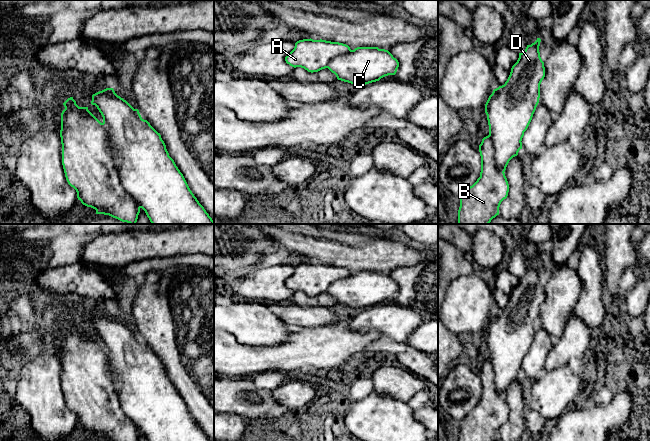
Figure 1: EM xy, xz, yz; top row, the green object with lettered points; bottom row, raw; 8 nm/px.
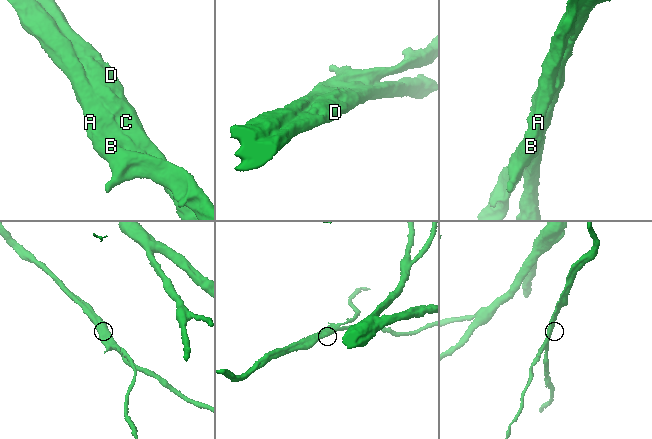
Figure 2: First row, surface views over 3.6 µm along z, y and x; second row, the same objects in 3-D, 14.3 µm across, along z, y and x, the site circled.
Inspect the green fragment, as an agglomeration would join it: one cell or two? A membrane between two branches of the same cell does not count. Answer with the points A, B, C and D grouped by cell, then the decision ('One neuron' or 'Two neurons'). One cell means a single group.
Groups: A B / C D. Two neurons

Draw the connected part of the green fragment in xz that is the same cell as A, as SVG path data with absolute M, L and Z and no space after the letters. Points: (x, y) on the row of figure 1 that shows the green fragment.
M303 39L295 43L294 49L285 57L285 61L294 68L301 67L313 73L327 68L333 58L350 51L350 47L343 43Z

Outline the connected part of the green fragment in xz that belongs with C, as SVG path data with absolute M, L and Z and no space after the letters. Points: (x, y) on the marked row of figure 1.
M357 47L333 58L327 66L338 80L359 87L395 75L398 67L398 60L388 50L378 47Z

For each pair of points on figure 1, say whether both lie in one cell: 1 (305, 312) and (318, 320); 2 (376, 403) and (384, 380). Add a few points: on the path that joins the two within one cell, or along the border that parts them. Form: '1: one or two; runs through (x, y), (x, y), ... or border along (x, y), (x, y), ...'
1: one; runs through (308, 315), (315, 317)
2: two; border along (374, 390), (379, 394), (402, 401)

